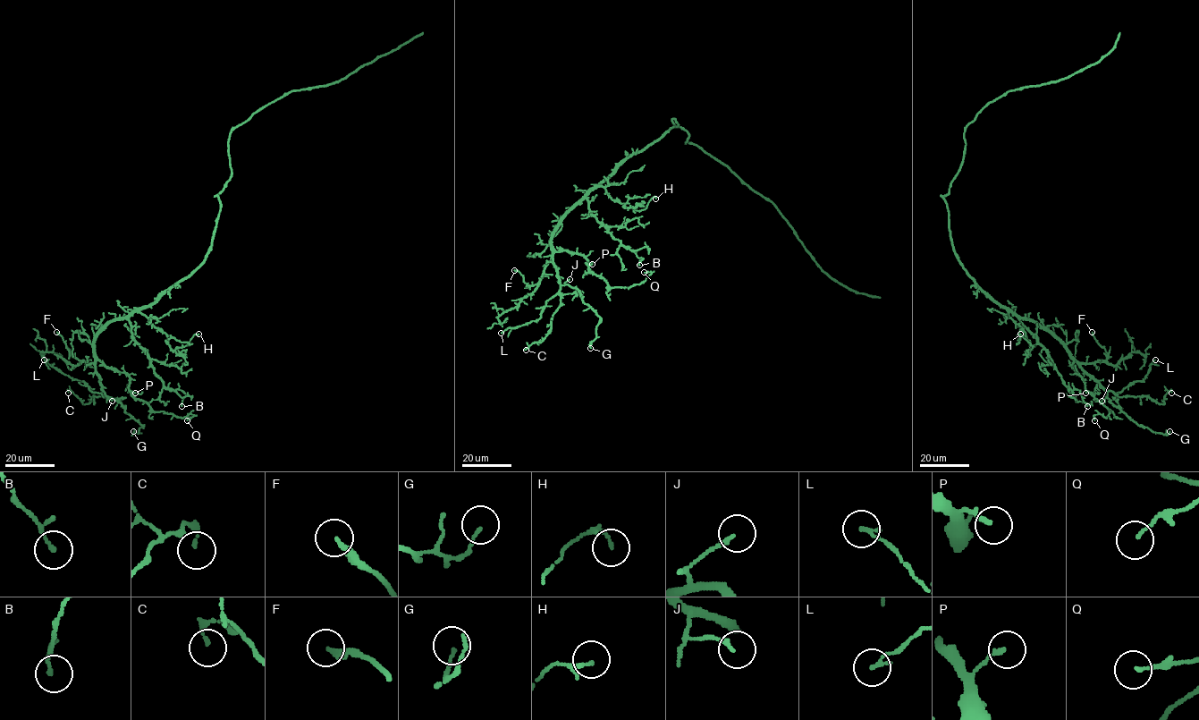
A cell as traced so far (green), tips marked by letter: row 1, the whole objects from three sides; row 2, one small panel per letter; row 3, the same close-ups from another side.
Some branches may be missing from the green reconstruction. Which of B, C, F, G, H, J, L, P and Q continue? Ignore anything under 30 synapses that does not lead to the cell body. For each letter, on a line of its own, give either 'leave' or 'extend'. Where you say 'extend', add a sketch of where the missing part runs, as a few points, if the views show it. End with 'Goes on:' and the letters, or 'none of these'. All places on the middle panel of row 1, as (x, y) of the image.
B: leave
C: leave
F: leave
G: leave
H: leave
J: leave
L: leave
P: leave
Q: leave
Goes on: none of these

